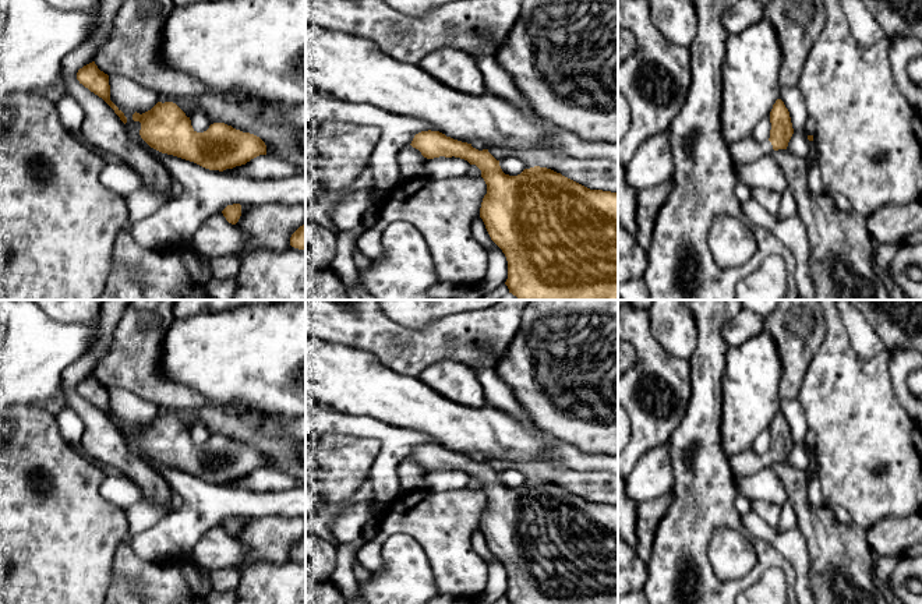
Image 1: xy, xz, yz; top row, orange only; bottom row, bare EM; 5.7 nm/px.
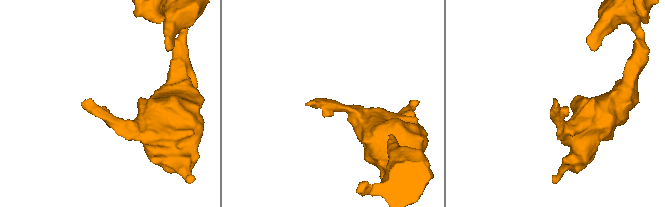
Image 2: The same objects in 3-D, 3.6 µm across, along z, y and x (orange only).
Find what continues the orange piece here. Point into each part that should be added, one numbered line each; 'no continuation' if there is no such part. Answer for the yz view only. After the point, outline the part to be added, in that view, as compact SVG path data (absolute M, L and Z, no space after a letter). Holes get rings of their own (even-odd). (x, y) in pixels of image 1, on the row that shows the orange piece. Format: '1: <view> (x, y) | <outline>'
1: yz (745, 151) | M752 137L731 144L728 149L735 167L743 163L752 163L774 152L773 145L769 139L764 142L757 142Z

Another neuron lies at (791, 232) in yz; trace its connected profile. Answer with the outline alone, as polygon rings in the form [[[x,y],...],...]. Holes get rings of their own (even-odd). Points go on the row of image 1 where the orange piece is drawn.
[[[755,199],[741,204],[749,223],[757,225],[777,236],[794,254],[796,269],[791,282],[798,286],[799,300],[813,300],[815,286],[810,276],[809,243],[805,225],[798,215],[778,220],[776,213],[766,211]]]

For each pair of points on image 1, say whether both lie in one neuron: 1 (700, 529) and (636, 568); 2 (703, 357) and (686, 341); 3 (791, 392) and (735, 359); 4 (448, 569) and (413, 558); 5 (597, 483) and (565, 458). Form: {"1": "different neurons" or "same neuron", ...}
{"1": "different neurons", "2": "different neurons", "3": "different neurons", "4": "different neurons", "5": "different neurons"}

